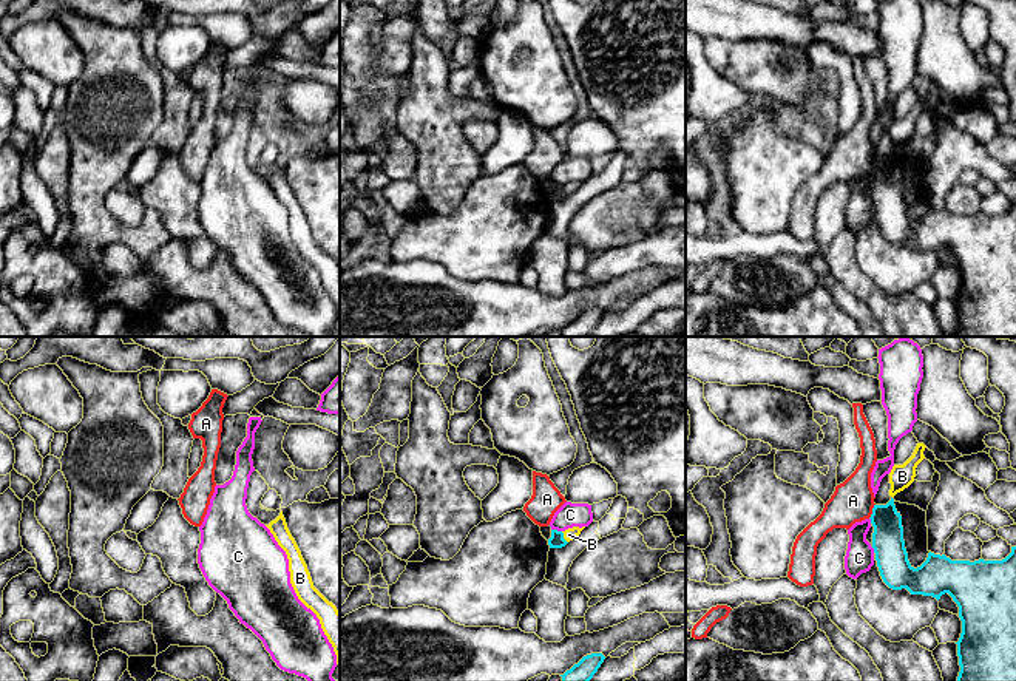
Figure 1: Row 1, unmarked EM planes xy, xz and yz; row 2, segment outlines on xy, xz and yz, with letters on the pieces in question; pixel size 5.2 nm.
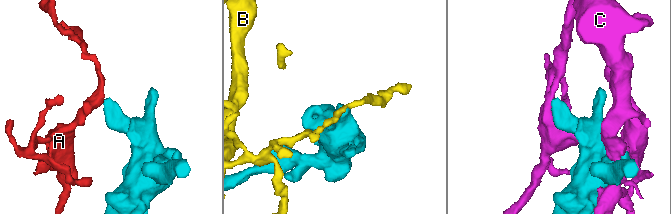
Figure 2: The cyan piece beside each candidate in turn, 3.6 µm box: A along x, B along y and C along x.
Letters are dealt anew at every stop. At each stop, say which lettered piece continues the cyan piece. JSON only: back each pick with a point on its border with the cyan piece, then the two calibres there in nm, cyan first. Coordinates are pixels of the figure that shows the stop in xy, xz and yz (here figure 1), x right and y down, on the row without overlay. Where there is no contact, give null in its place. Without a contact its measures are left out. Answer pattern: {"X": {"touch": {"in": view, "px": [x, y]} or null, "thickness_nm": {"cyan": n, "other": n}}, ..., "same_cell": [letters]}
{"same_cell": []}

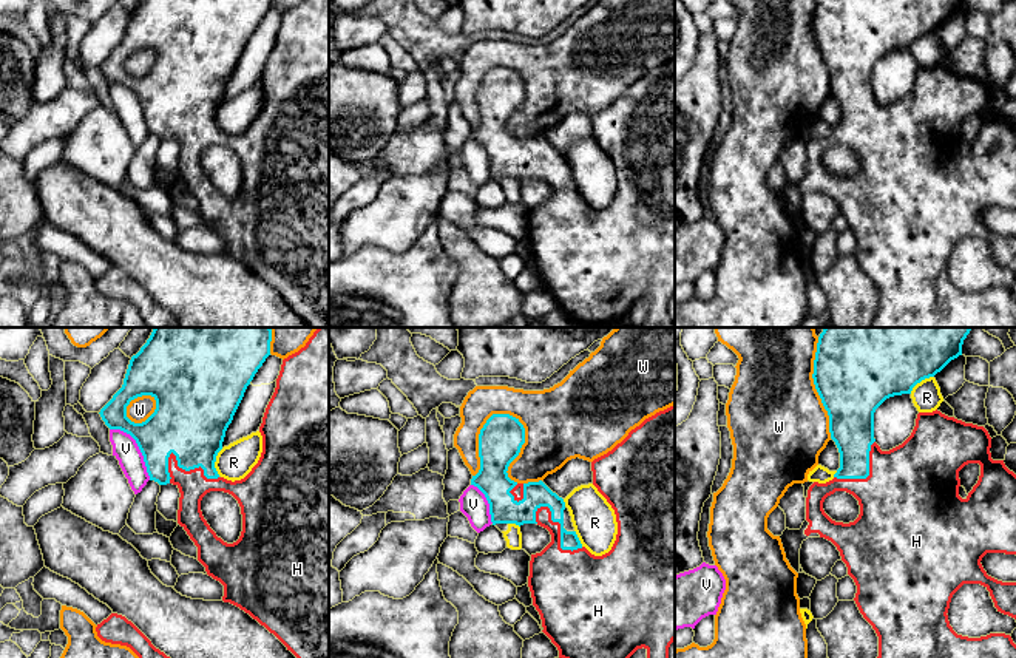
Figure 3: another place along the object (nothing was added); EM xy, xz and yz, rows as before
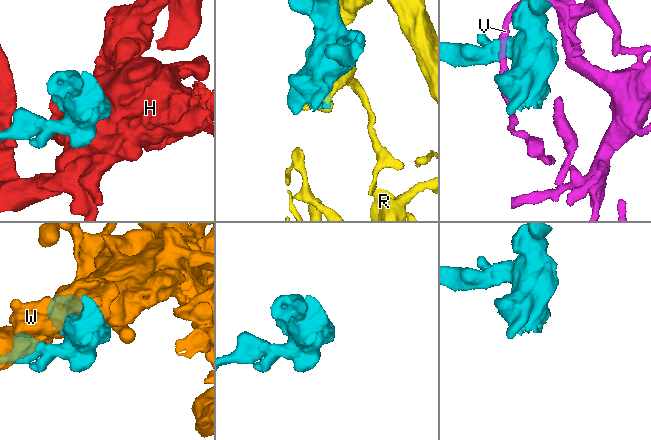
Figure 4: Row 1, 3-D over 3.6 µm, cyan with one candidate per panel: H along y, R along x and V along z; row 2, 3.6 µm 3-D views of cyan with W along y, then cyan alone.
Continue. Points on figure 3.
{"H": {"touch": {"in": "xz", "px": [561, 186]}, "thickness_nm": {"cyan": 140, "other": 320}}, "same_cell": ["H"]}

